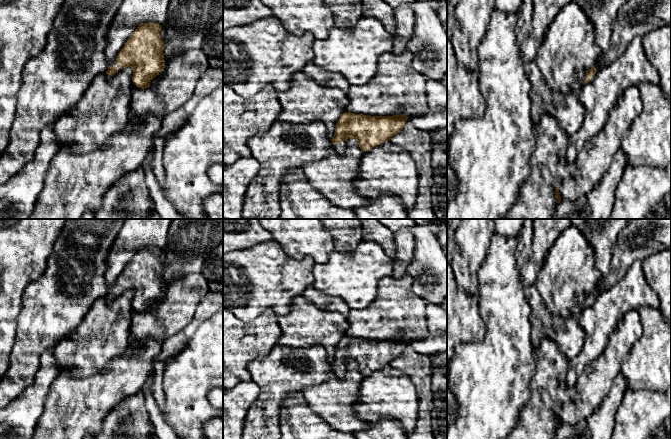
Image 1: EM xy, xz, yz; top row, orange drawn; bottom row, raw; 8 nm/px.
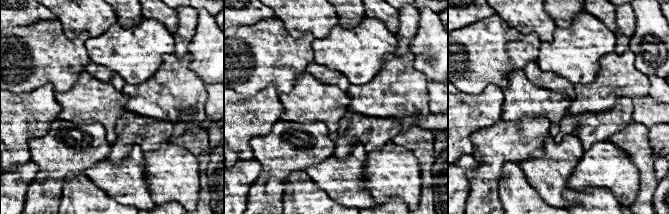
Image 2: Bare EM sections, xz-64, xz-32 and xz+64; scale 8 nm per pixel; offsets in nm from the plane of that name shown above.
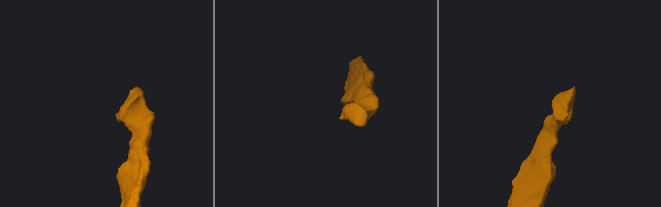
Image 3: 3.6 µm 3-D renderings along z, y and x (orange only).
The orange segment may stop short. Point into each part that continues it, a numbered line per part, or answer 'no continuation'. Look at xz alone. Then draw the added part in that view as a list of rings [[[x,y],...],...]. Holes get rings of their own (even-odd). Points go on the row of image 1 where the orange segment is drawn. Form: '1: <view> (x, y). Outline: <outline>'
1: xz (339, 149). Outline: [[[340,143],[336,144],[336,147],[334,148],[335,149],[335,152],[338,154],[338,155],[341,155],[344,153],[345,151],[345,145],[342,145]]]

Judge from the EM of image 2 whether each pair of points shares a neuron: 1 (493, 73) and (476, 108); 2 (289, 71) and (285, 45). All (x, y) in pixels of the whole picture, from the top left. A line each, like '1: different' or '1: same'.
1: different
2: same

